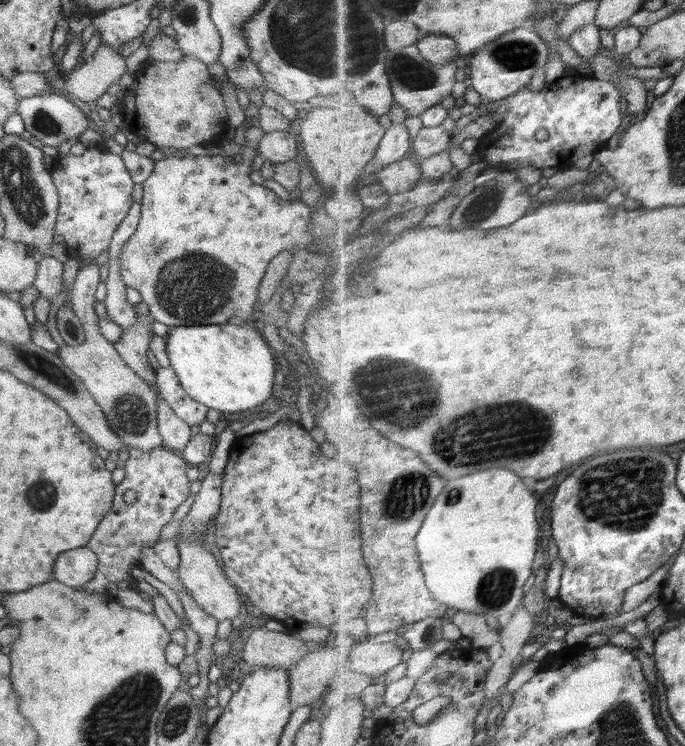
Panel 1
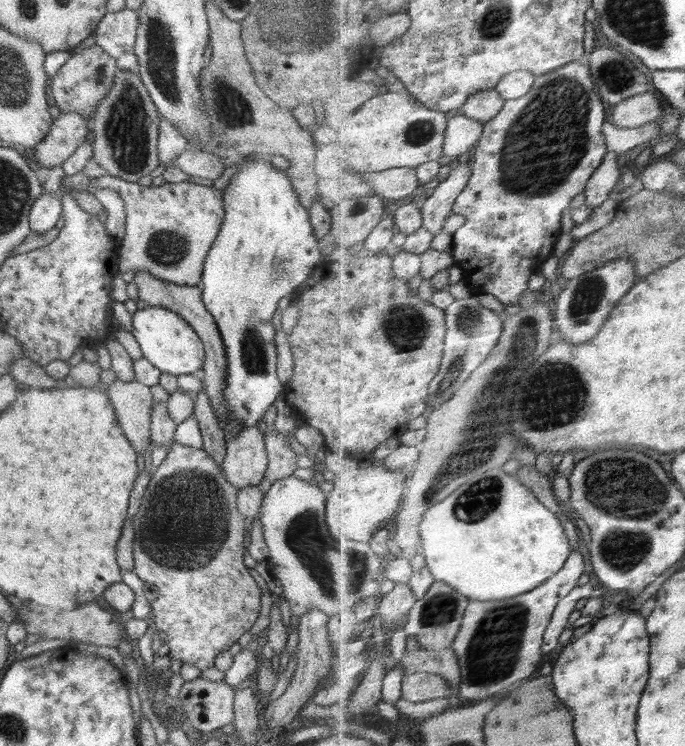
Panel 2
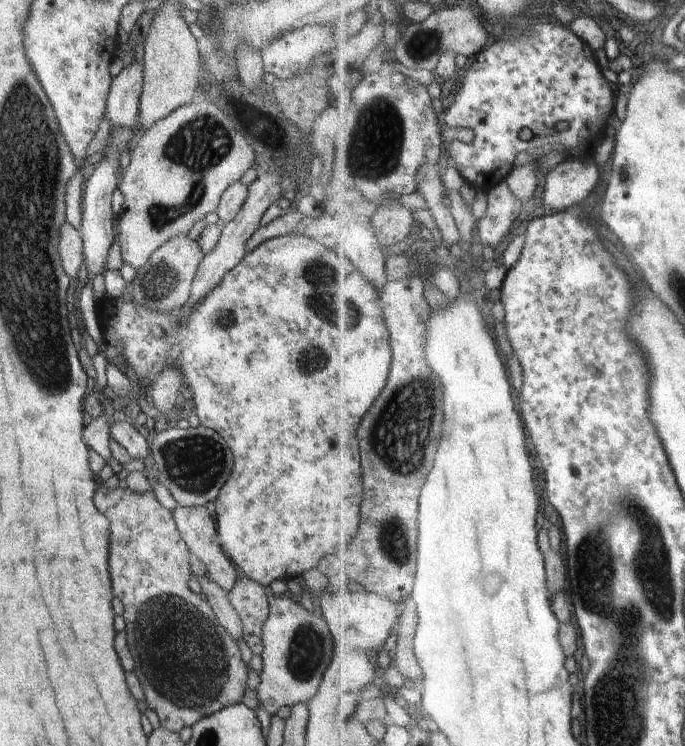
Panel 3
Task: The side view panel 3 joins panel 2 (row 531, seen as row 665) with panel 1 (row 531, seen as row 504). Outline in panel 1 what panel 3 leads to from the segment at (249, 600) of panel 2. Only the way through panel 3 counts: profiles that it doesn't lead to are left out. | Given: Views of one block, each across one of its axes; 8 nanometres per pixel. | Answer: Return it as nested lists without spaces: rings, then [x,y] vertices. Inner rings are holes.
[[[164,446],[143,451],[134,447],[129,448],[130,458],[124,464],[126,475],[123,481],[116,485],[115,497],[113,498],[112,508],[96,527],[94,535],[90,538],[87,547],[97,556],[97,571],[91,580],[81,587],[87,593],[107,594],[105,589],[109,582],[128,582],[132,580],[131,568],[140,566],[140,558],[143,555],[143,548],[153,548],[154,543],[159,542],[160,533],[164,526],[172,520],[172,515],[176,508],[191,495],[189,478],[186,476],[188,464],[182,460],[180,454],[166,449]],[[126,490],[136,491],[136,502],[127,504],[123,496]]]

